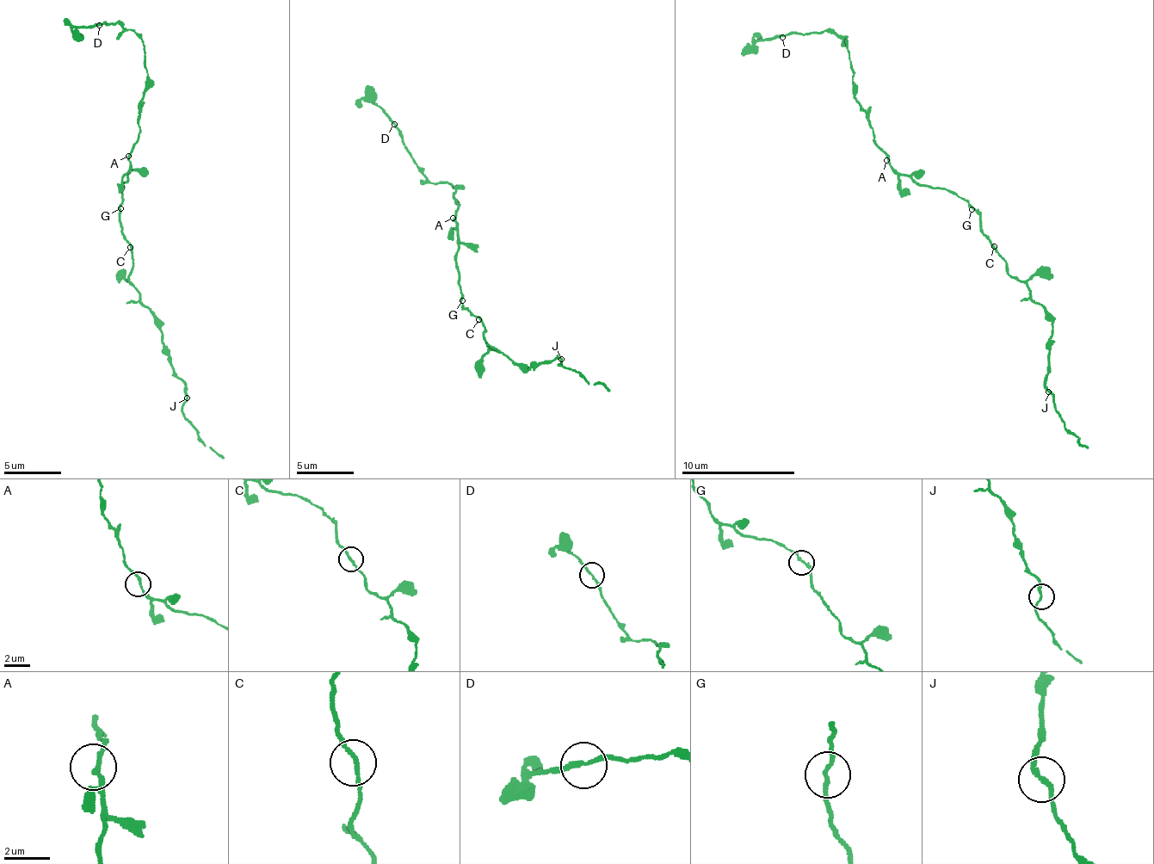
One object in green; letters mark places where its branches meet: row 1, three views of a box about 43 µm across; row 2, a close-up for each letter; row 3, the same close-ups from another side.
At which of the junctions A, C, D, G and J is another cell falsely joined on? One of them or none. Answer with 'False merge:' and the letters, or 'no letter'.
False merge: no letter

